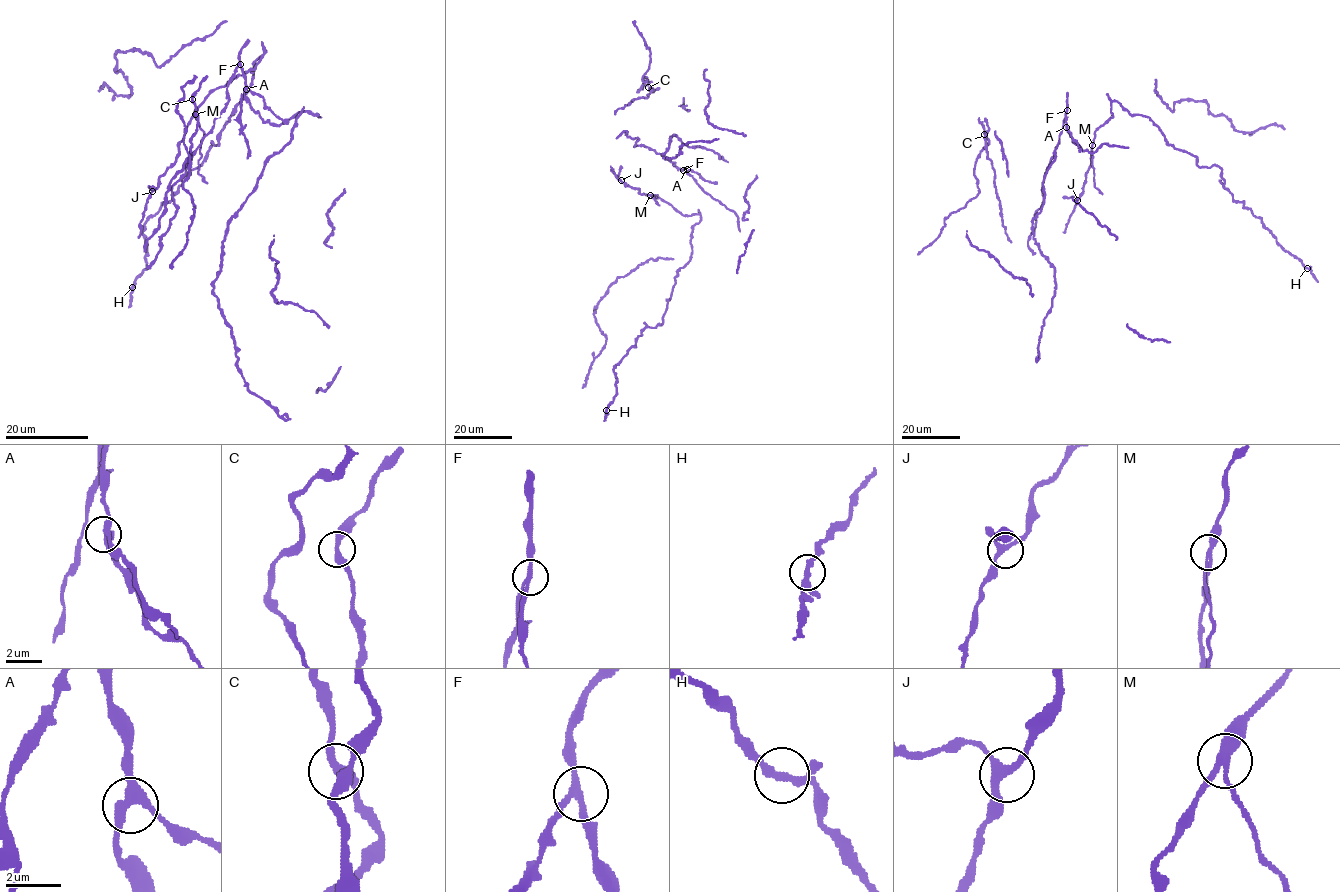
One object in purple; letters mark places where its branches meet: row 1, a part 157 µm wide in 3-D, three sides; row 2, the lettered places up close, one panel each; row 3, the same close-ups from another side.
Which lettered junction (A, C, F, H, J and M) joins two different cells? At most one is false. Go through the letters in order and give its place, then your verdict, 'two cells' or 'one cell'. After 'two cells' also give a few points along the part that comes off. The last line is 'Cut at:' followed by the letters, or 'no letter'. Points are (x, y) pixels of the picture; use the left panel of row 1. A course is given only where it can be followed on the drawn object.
A: at (246, 89); one cell
C: at (192, 99); one cell
F: at (240, 64); one cell
H: at (132, 287); one cell
J: at (152, 191); one cell
M: at (195, 114); two cells; foreign part runs (195, 113), (203, 131), (198, 171), (207, 183)
Cut at: M

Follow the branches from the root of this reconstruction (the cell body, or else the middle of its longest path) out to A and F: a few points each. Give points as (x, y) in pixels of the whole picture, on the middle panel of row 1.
A: (633, 147), (644, 145), (674, 162), (676, 168), (687, 169)
F: (633, 147), (644, 145), (683, 170)

